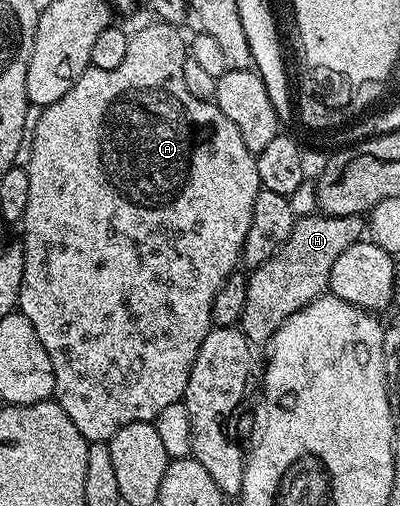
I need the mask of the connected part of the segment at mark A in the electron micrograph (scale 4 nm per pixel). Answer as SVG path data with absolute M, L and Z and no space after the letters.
M152 24L143 26L137 34L134 32L130 36L126 55L119 62L119 67L111 67L111 71L92 67L85 69L83 75L79 75L75 87L71 87L71 91L67 91L67 95L63 95L63 99L41 109L39 123L35 123L35 135L31 143L31 155L27 166L31 184L27 190L27 211L19 223L19 229L21 229L19 244L23 247L23 287L19 291L17 307L20 313L31 323L31 327L35 327L35 335L39 335L39 343L43 343L43 351L47 351L47 359L51 359L51 367L55 371L53 392L57 405L63 407L63 411L67 411L67 419L71 419L71 423L75 423L75 427L79 427L79 431L90 443L94 441L108 443L115 435L115 431L119 431L119 427L127 427L127 423L154 421L159 415L159 411L164 411L167 407L171 407L171 403L184 398L187 379L191 375L191 367L195 363L195 355L199 355L199 347L203 347L203 339L213 325L211 303L215 303L215 291L219 291L219 287L223 287L225 280L238 268L241 261L241 248L247 239L247 227L251 227L251 215L255 211L255 199L262 189L256 156L251 151L247 151L247 146L243 143L243 138L239 135L235 123L231 123L231 119L227 119L227 115L223 115L223 111L219 111L216 103L195 99L195 95L191 95L191 91L187 91L187 83L183 80L183 63L187 56L187 41L184 36L181 38L182 30L176 25Z

